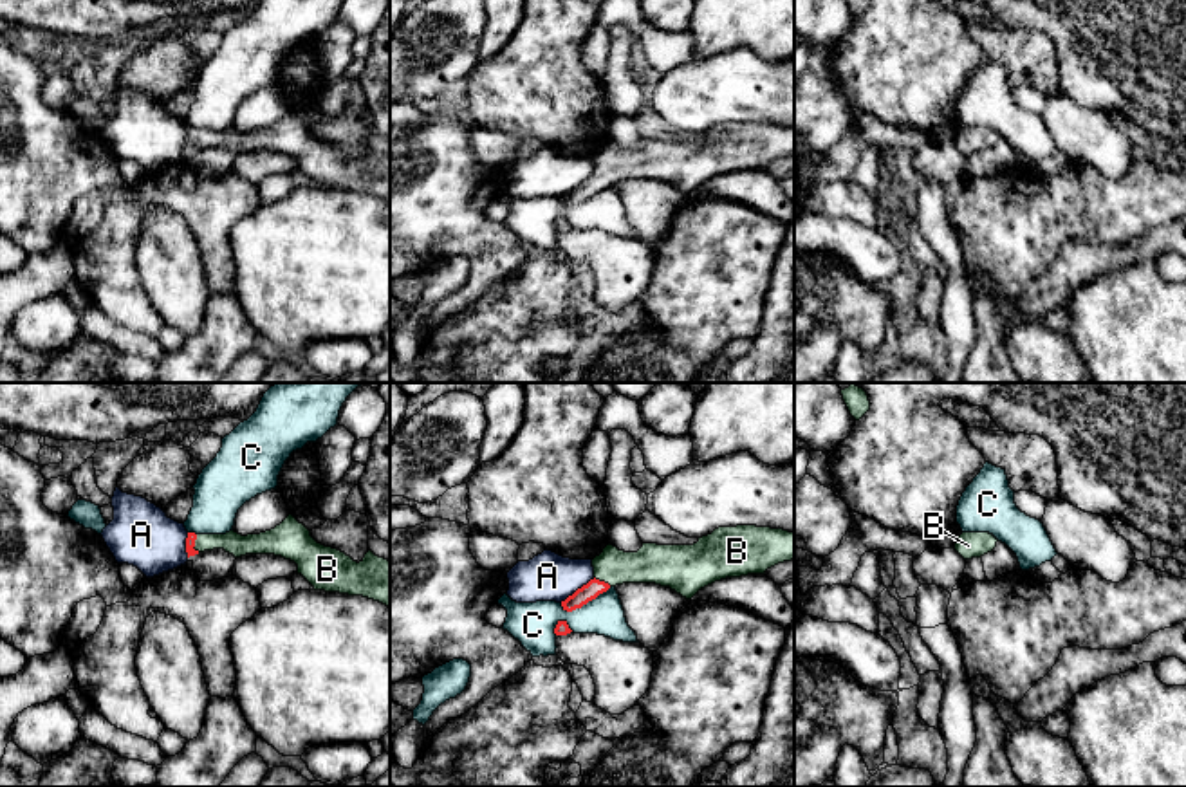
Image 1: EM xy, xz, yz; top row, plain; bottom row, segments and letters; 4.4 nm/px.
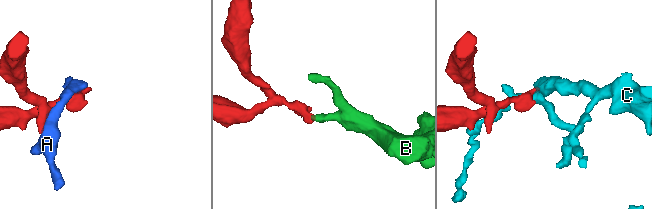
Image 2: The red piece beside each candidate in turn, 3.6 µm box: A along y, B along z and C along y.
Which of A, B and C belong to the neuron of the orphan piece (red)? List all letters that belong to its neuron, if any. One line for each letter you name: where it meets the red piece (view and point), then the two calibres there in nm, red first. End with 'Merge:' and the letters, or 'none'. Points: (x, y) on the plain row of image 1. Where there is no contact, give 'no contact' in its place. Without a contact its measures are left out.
B: xy (194, 139) | 50/100 nm
Merge: B

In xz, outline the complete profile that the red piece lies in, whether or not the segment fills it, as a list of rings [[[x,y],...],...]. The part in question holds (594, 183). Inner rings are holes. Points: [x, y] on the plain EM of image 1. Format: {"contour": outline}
{"contour": [[[756,121],[718,123],[693,141],[643,139],[637,148],[607,141],[592,155],[594,173],[561,197],[563,206],[581,204],[610,182],[655,179],[686,195],[700,184],[794,155],[794,128]]]}

